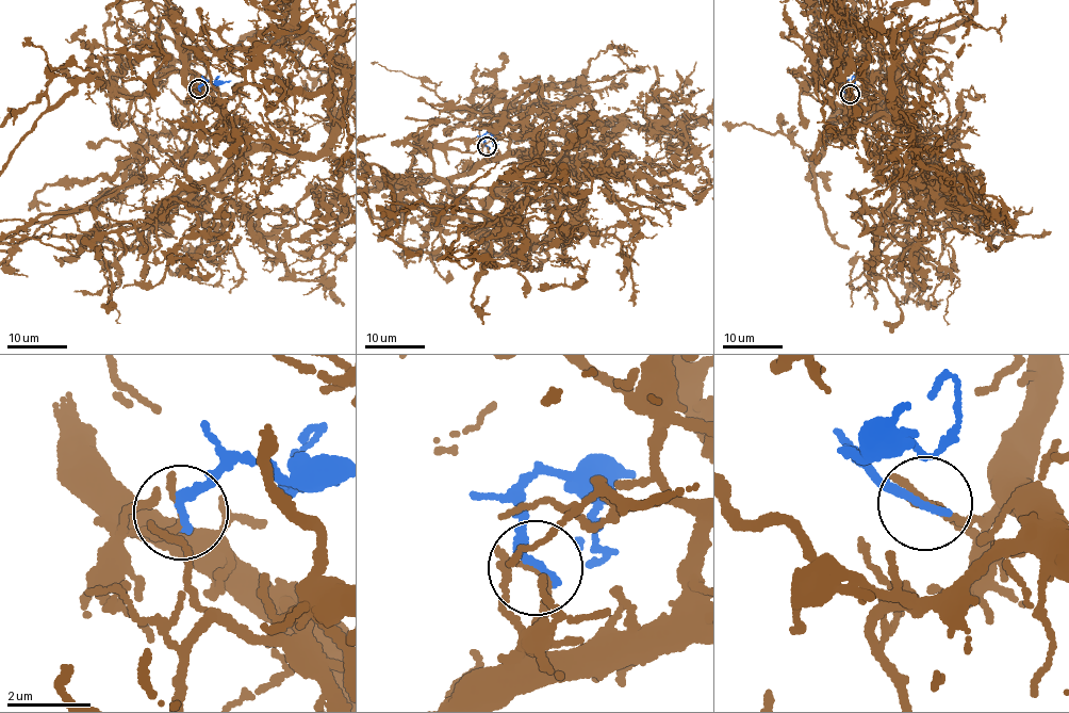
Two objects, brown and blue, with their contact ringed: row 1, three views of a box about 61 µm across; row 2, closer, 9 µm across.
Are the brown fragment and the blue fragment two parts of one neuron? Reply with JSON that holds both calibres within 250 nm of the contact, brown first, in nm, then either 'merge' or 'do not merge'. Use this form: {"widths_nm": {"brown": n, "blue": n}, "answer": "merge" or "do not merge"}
{"widths_nm": {"brown": 120, "blue": 240}, "answer": "do not merge"}

